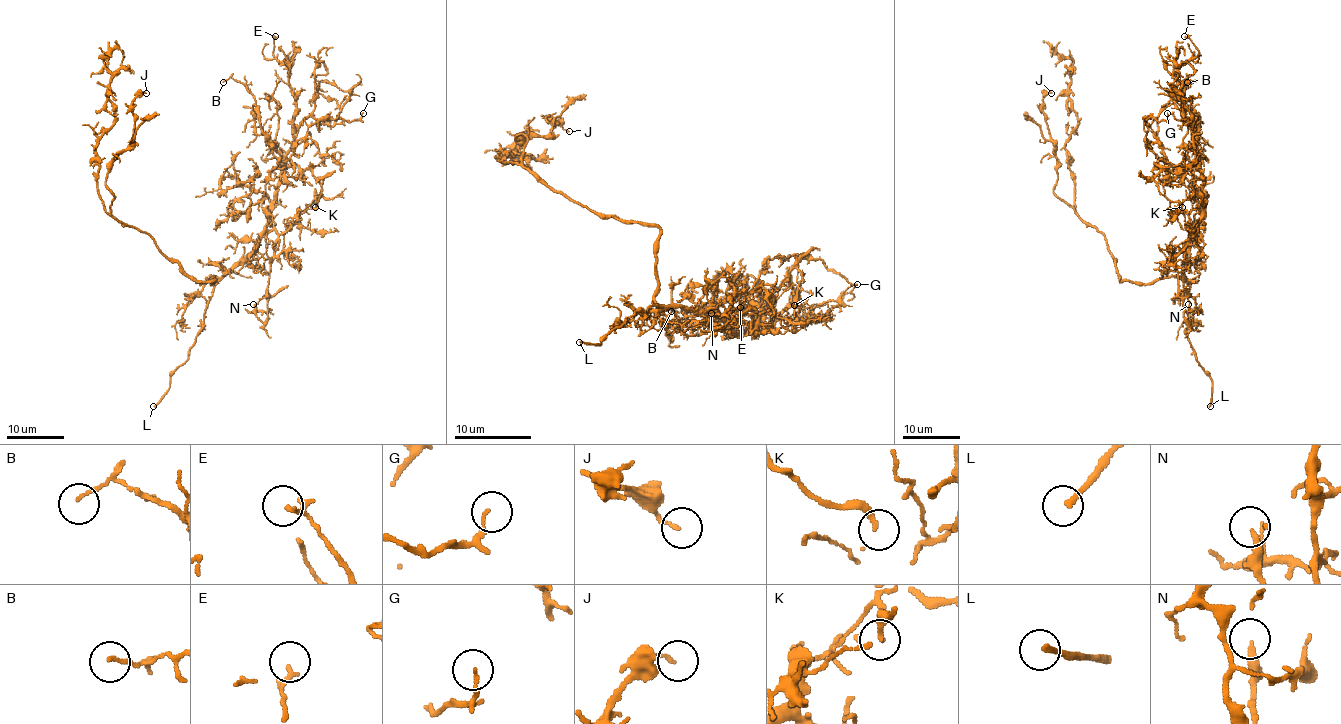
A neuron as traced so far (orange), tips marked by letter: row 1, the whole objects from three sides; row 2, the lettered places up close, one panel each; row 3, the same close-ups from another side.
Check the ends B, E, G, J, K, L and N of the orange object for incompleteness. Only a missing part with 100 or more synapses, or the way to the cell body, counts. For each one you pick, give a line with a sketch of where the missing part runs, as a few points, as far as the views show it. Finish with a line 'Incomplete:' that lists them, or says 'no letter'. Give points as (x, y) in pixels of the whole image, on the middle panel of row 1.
Incomplete: L

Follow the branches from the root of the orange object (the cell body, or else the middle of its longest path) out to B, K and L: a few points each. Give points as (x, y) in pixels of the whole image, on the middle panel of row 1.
B: (656, 246), (658, 304), (707, 307), (736, 332), (755, 319), (729, 271), (709, 305), (671, 311)
K: (656, 246), (658, 304), (707, 307), (736, 332), (744, 332), (796, 267), (802, 280), (794, 305)
L: (656, 246), (658, 288), (654, 300), (659, 307), (652, 305), (646, 315), (636, 311), (600, 344), (579, 342)

